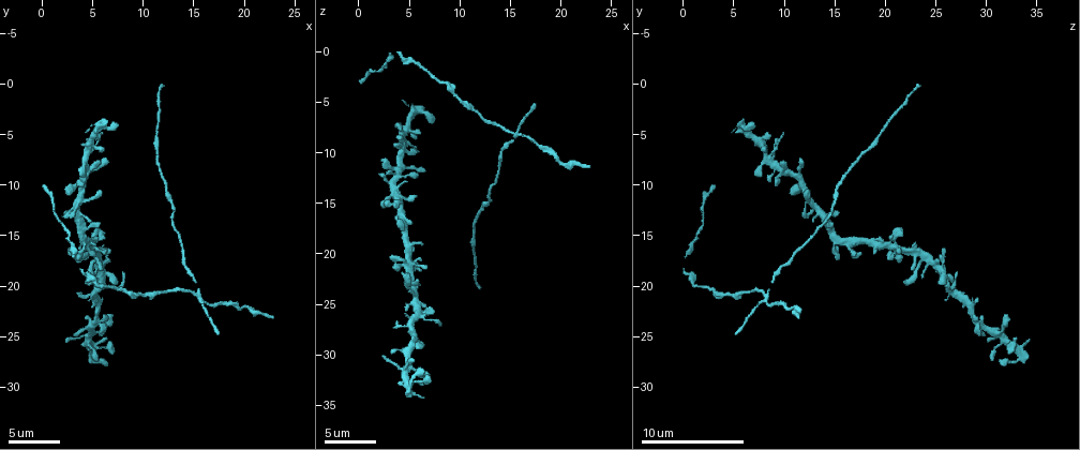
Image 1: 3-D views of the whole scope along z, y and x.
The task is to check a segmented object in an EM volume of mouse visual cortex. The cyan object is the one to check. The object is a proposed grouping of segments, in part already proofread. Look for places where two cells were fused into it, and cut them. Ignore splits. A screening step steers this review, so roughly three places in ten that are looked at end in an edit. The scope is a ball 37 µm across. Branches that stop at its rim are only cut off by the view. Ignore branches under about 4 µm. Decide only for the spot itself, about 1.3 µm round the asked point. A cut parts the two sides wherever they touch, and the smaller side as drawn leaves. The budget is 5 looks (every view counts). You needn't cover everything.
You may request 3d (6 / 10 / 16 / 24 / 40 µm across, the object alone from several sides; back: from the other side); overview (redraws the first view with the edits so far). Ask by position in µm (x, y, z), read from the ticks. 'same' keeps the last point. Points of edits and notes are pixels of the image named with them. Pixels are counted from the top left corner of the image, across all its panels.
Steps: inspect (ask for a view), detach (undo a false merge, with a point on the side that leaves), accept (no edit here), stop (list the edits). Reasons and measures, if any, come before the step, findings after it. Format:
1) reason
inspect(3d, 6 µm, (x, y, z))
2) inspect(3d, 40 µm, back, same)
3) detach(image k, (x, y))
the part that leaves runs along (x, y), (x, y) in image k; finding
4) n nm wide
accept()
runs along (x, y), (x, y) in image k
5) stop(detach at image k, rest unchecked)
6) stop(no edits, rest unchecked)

calibre changes
inspect(3d, 10 µm, (13.8, 17.2, 10.8))

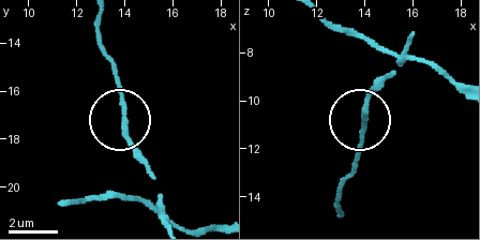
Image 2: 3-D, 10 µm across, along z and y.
accept()
continuous, no second cell

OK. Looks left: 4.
looks like a crossing
inspect(3d, 16 µm, (4.2, 7.4, 8.2))

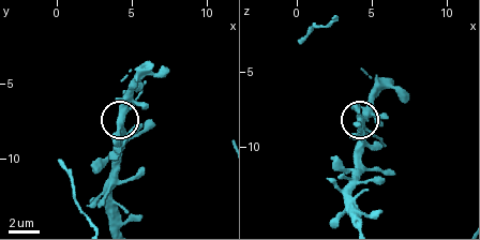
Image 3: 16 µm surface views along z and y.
side arm 6 µm
accept()
all the same cell

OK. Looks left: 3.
side arm on a straight run
inspect(3d, 6 µm, (15.0, 20.8, 8.2))

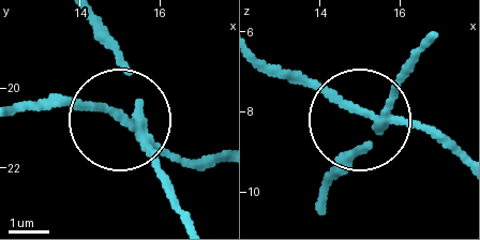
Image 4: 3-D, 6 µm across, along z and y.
inspect(3d, 6 µm, back, (15.15, 20.75, 8.15))

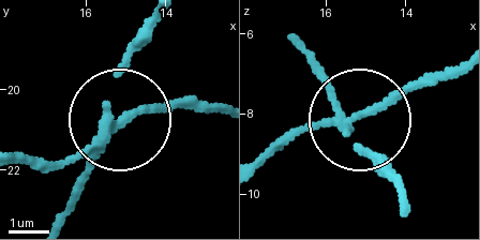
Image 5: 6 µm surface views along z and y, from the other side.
detach(image 5, (53, 163))
the part that leaves runs along (104, 134), (183, 104), (213, 104) in image 5; two cells meet here

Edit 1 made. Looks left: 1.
stop(detach at image 5, rest unchecked)

